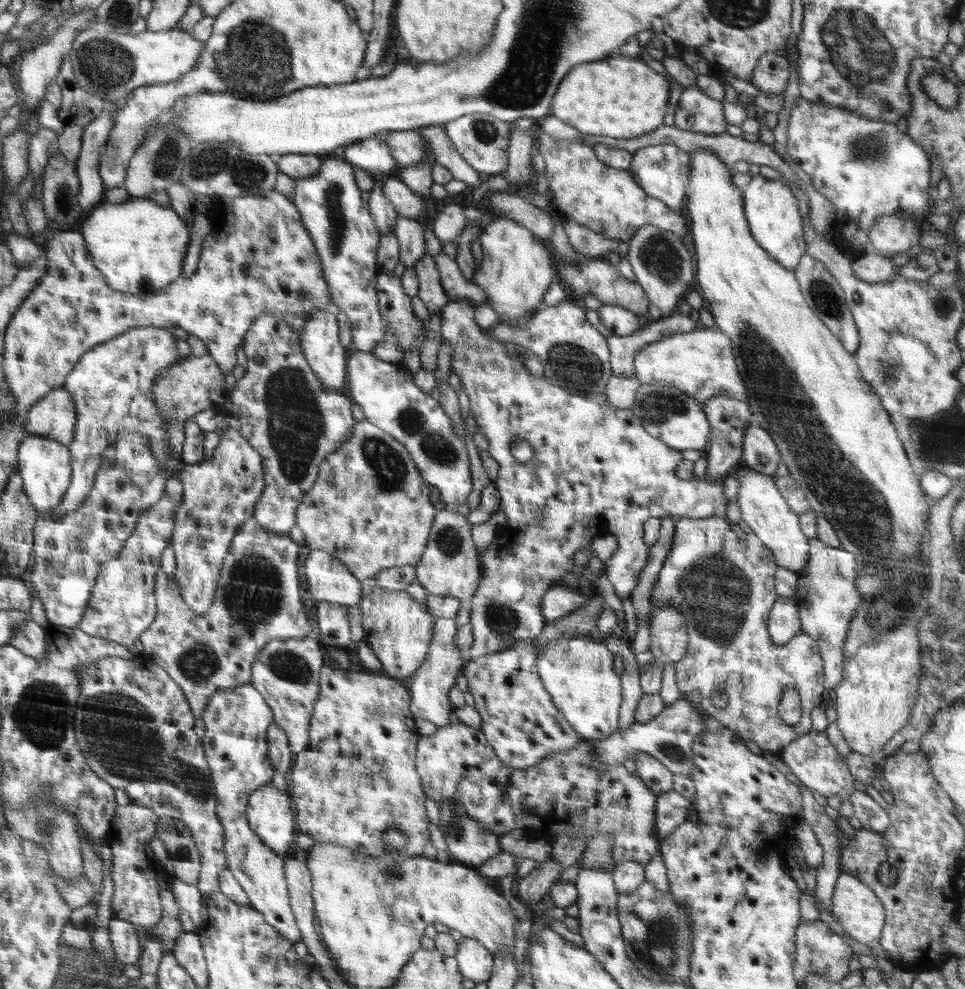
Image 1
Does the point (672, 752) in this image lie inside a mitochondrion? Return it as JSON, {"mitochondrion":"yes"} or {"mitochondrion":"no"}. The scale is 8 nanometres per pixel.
{"mitochondrion":"yes"}

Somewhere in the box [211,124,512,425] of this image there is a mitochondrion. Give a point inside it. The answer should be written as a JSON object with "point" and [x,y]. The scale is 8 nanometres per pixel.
{"point":[335,223]}

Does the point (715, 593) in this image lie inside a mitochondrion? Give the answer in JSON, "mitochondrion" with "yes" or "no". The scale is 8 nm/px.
{"mitochondrion":"yes"}

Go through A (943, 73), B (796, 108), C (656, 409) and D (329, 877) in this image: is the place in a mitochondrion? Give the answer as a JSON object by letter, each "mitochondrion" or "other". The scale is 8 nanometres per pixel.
{"A":"other","B":"other","C":"mitochondrion","D":"other"}

